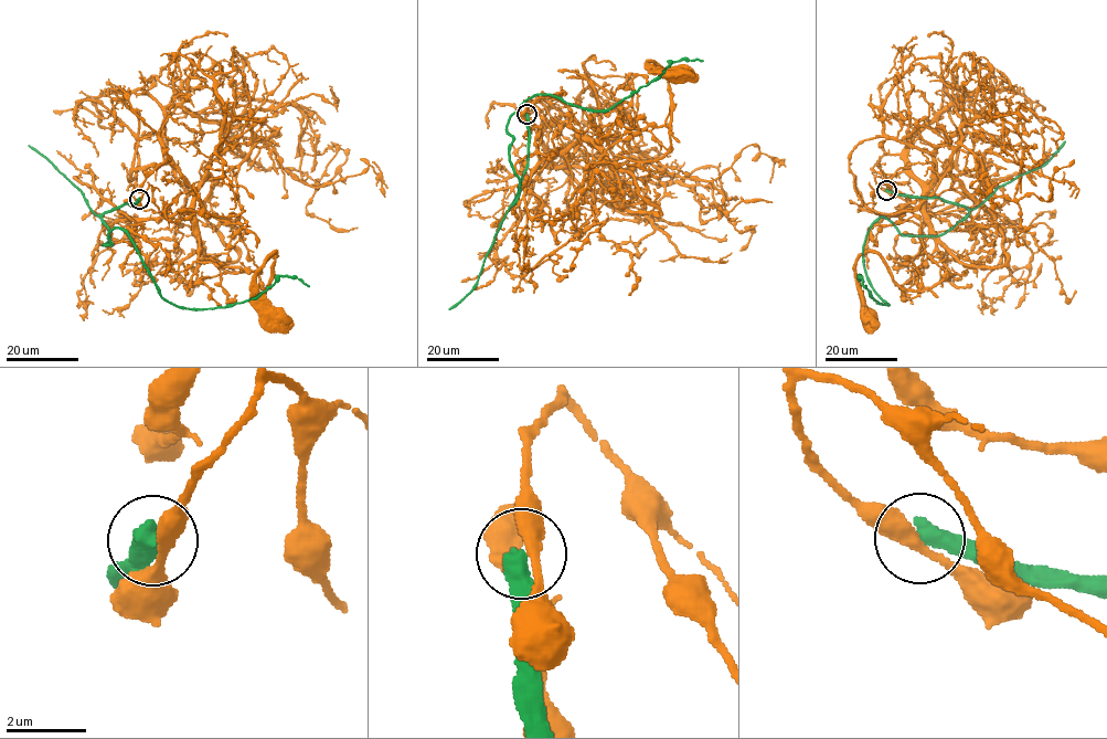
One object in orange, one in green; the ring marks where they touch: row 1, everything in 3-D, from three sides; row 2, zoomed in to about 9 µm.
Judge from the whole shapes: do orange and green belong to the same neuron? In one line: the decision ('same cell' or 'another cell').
another cell

